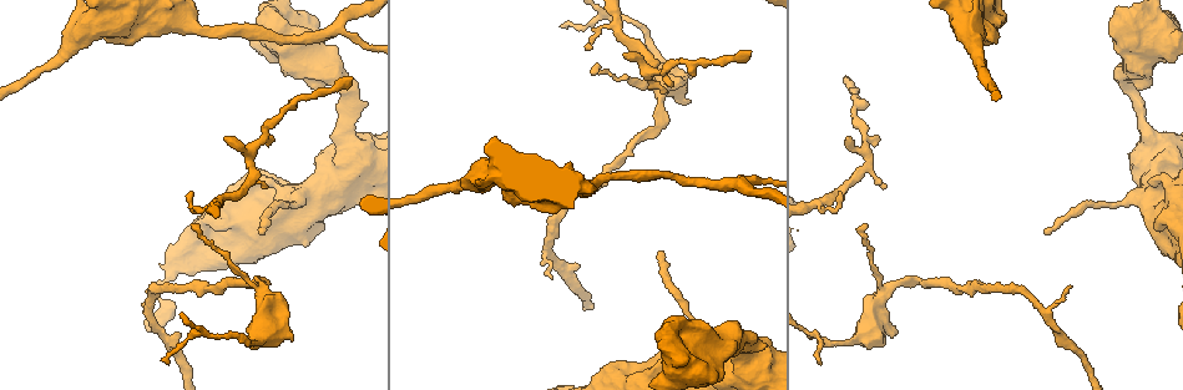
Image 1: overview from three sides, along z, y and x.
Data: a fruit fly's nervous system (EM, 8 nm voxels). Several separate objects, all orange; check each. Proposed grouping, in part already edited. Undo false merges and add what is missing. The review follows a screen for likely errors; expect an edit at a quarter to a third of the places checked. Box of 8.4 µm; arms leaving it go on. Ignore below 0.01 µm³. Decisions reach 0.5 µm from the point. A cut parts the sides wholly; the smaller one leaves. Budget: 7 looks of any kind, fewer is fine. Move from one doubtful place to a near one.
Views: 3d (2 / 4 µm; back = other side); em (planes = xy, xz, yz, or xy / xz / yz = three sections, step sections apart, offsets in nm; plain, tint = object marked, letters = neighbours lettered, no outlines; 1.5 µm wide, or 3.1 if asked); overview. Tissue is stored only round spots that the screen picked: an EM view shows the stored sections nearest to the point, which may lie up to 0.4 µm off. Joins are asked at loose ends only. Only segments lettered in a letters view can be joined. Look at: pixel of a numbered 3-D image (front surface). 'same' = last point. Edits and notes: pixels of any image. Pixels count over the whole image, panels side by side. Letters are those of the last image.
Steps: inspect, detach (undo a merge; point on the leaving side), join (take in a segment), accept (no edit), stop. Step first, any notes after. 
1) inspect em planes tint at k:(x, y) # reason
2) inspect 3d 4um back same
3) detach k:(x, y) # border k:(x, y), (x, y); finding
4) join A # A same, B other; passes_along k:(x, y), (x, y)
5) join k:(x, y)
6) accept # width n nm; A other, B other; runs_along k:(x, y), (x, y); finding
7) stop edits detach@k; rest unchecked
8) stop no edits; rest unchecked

inspect em yz step 4 tint at 1:(1071, 286) # tapers out

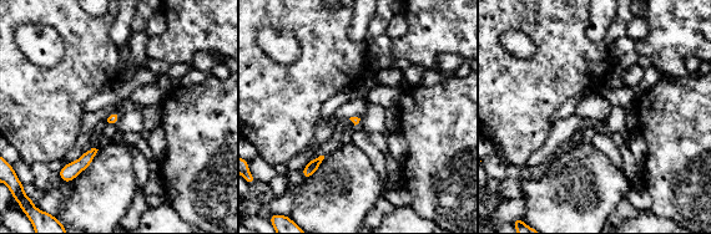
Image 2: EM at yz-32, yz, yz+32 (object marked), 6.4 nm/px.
inspect em planes letters same

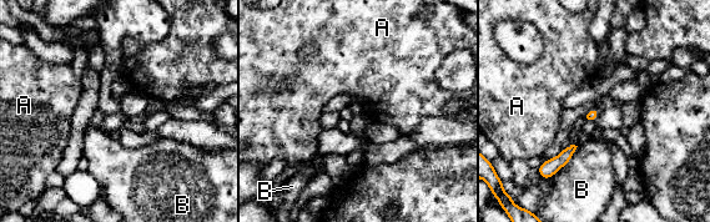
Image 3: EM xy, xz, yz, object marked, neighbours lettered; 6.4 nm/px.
accept # longest_contact B 260 nm; A other, B other; border 3:(578, 146), (573, 156), (552, 176); none of them fits

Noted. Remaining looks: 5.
inspect em xz step 4 tint at 1:(291, 329) # branch stops here

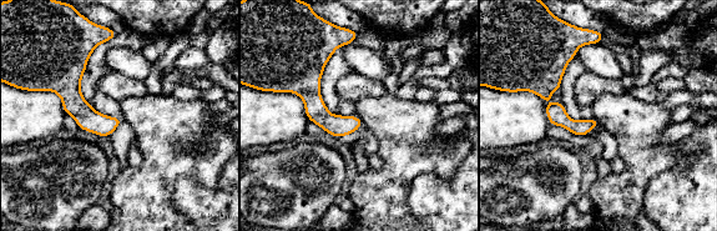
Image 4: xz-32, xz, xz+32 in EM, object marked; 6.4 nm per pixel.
inspect em xz step 4 letters same # see the neighbours

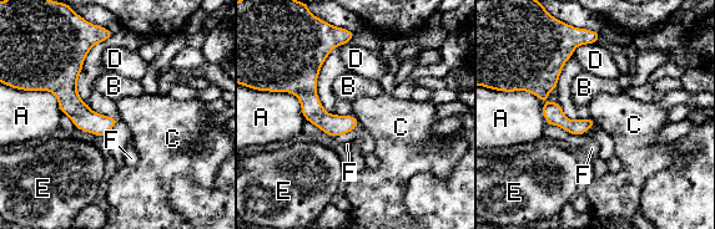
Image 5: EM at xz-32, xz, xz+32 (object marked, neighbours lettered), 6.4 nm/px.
accept # A other, B other, C other, D other, E other, F other; border 5:(352, 115), (359, 123); none of them fits

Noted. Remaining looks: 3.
inspect em planes plain at 1:(988, 41) # branch stops here

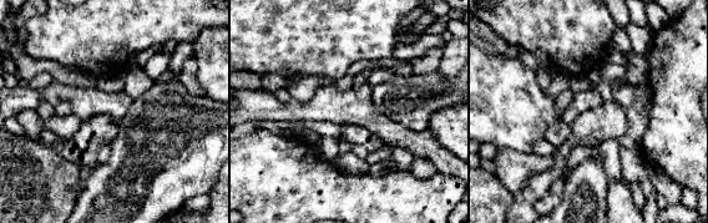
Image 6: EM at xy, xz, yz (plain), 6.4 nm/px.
inspect em planes letters same

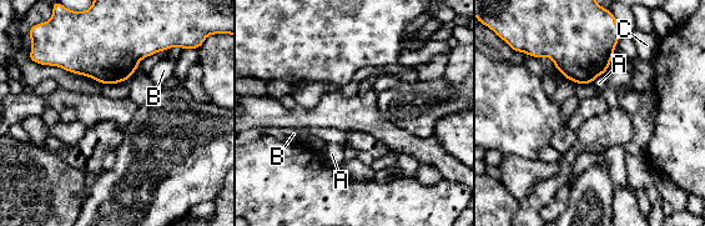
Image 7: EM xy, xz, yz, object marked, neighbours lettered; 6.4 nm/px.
accept # A other, B other, C other; border 7:(603, 74), (592, 83); none of them fits

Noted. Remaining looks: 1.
stop no edits; rest unchecked

